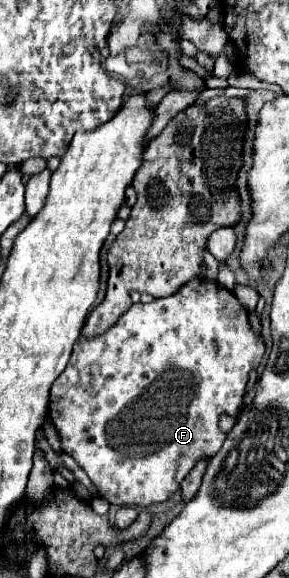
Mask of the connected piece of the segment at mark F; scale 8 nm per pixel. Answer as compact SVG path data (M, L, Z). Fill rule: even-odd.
M195 277L195 279L187 281L177 293L173 293L169 297L159 297L159 299L153 299L151 303L135 303L103 335L99 335L95 339L79 339L73 347L73 353L71 353L71 359L69 359L65 371L59 375L59 379L51 387L49 417L61 435L63 451L67 455L71 455L81 465L81 469L97 485L103 499L107 499L113 505L135 505L135 507L143 509L143 507L149 507L153 503L161 503L161 501L167 501L169 497L173 497L173 493L179 489L181 481L191 471L191 467L201 457L215 455L221 449L221 445L225 441L225 433L219 429L217 419L223 413L233 415L233 417L237 415L239 405L243 401L243 395L245 395L249 375L253 369L259 367L263 355L265 355L265 341L259 333L253 331L253 327L249 323L249 311L237 301L237 297L229 289L219 285L217 281ZM119 411L123 411L123 451L119 451L119 447L115 447L115 443L111 443L111 431L107 431L107 427L111 427L111 423L115 423L115 419L119 419Z

